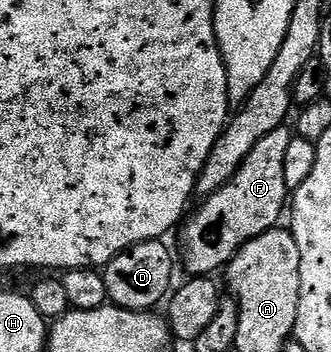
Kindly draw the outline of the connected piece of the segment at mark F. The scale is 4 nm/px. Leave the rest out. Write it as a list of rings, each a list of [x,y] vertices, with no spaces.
[[[283,125],[274,130],[240,165],[236,177],[224,189],[220,189],[215,195],[205,196],[201,200],[202,204],[198,207],[198,212],[194,216],[191,214],[185,220],[182,231],[182,255],[186,258],[186,267],[190,270],[189,274],[194,277],[210,277],[227,266],[234,254],[248,241],[260,237],[260,233],[273,231],[279,226],[278,218],[283,218],[284,212],[288,207],[288,192],[284,181],[284,157],[288,150],[288,141],[292,138],[292,131],[289,126]]]

